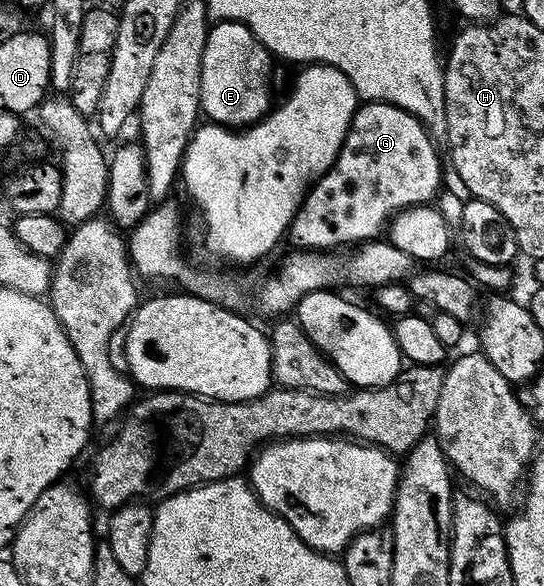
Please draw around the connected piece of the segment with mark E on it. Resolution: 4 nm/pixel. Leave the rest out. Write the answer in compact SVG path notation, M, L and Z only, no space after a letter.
M238 21L210 24L201 60L201 107L210 122L226 127L248 127L270 112L269 76L274 58L259 43L250 26Z

